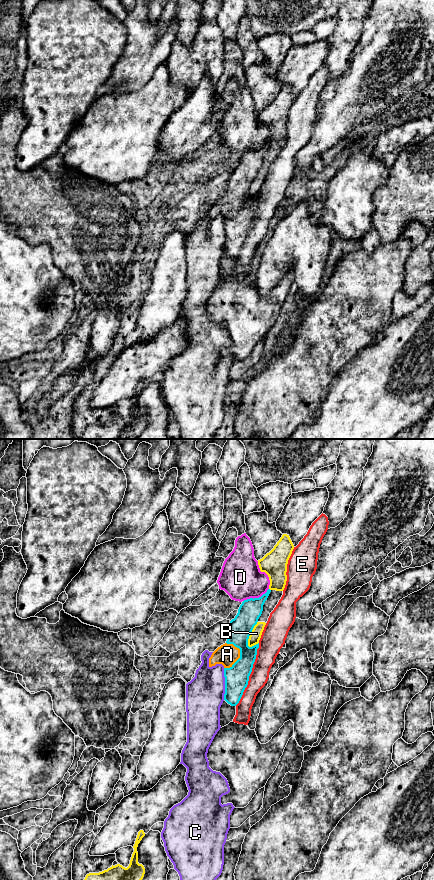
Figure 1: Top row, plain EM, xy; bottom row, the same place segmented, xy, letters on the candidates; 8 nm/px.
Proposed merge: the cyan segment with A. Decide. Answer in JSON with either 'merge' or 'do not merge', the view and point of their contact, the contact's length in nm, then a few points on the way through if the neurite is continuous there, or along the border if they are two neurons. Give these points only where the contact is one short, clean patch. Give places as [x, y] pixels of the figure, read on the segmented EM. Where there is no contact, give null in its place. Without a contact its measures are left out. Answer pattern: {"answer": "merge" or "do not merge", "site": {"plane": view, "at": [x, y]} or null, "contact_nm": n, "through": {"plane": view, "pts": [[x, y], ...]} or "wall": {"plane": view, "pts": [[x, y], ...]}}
{"answer": "merge", "site": {"plane": "xy", "at": [240, 657]}, "contact_nm": 220}

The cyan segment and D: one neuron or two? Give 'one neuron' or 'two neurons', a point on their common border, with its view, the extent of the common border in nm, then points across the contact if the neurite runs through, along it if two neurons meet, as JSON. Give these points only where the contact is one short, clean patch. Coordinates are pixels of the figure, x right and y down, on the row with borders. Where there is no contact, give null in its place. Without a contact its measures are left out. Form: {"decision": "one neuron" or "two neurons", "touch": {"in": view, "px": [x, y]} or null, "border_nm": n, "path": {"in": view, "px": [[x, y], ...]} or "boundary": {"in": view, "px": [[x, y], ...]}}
{"decision": "two neurons", "touch": {"in": "xy", "px": [256, 598]}, "border_nm": 240}

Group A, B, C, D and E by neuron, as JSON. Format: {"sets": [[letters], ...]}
{"sets": [["A"], ["B"], ["C"], ["D"], ["E"]]}

